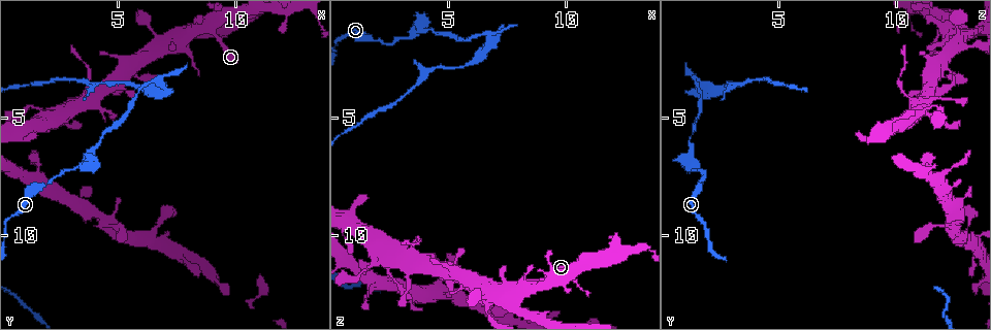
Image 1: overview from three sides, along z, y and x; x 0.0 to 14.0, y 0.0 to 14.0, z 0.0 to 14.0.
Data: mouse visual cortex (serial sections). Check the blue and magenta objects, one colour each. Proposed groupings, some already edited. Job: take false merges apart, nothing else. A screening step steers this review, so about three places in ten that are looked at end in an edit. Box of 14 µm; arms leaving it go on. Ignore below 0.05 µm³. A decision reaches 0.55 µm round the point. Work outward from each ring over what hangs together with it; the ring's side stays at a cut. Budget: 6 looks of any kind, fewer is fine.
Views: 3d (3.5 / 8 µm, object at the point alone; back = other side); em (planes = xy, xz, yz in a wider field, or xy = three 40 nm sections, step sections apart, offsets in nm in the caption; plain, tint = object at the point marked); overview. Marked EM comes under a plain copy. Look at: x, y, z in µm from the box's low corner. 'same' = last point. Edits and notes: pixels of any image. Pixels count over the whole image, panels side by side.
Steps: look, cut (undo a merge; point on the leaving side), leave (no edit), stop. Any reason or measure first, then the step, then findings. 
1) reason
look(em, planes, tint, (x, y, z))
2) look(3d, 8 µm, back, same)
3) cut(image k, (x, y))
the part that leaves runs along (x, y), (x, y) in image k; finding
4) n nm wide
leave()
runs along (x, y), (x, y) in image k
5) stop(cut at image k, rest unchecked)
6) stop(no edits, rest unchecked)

three arms meet
look(3d, 8 µm, (9.0, 1.1, 11.9))

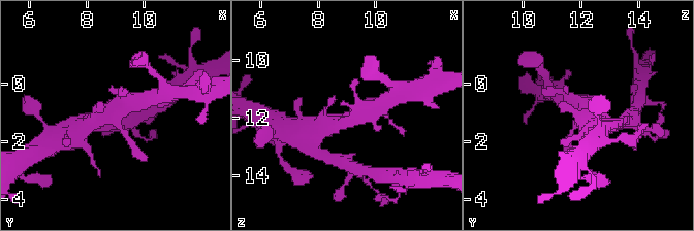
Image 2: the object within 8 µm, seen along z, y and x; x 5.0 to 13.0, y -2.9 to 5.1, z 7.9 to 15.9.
closer look
look(3d, 3.5 µm, back, (8.9, 1.2, 12.0))

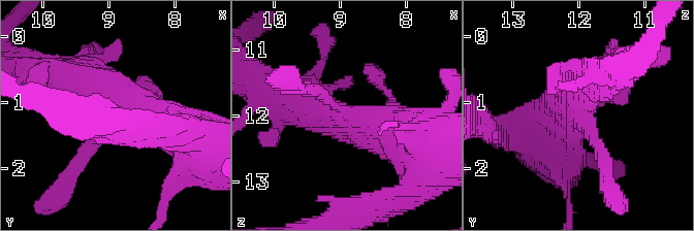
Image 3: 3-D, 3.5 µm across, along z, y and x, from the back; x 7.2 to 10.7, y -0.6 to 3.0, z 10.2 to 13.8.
3 arms; arms of 200, 500, 500 nm
leave()
runs along (308, 90), (355, 122), (407, 135) in image 3; one cell here

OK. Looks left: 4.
looks like a crossing
look(3d, 3.5 µm, (3.6, 4.1, 11.4))

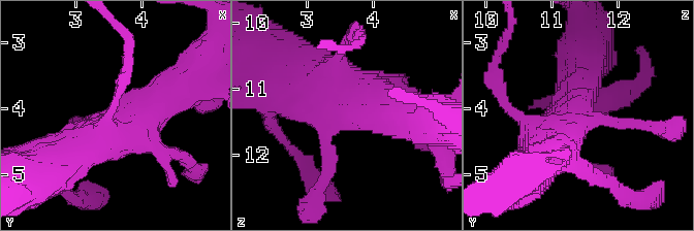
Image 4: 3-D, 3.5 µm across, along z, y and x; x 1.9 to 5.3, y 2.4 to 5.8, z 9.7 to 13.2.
look(em, xy, step 5, tint, (3.65, 4.15, 11.35))

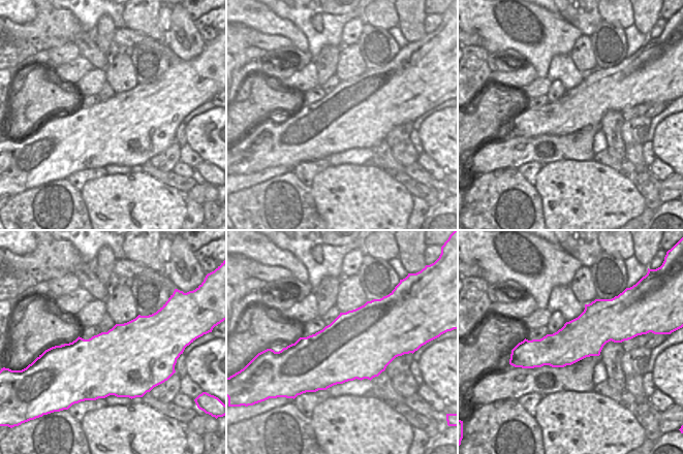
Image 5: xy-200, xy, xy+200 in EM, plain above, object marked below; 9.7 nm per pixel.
leave()
runs along (184, 84), (126, 134), (72, 151) in image 4; one cell here

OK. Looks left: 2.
stop(no edits, rest unchecked)

